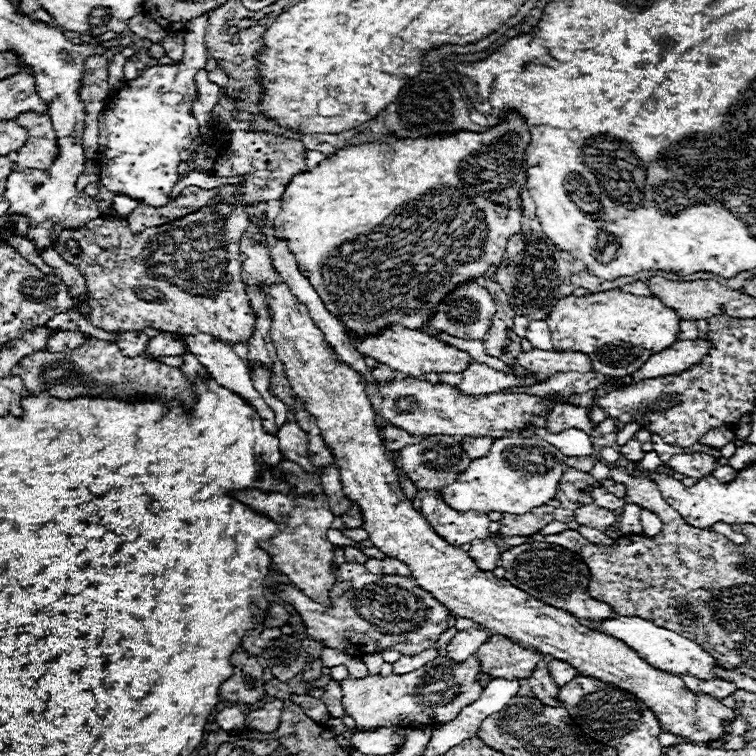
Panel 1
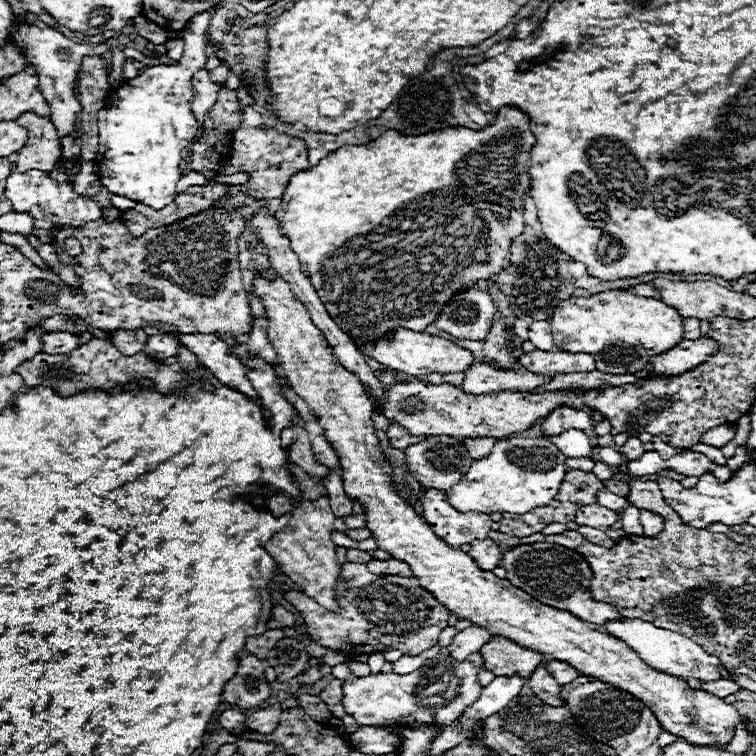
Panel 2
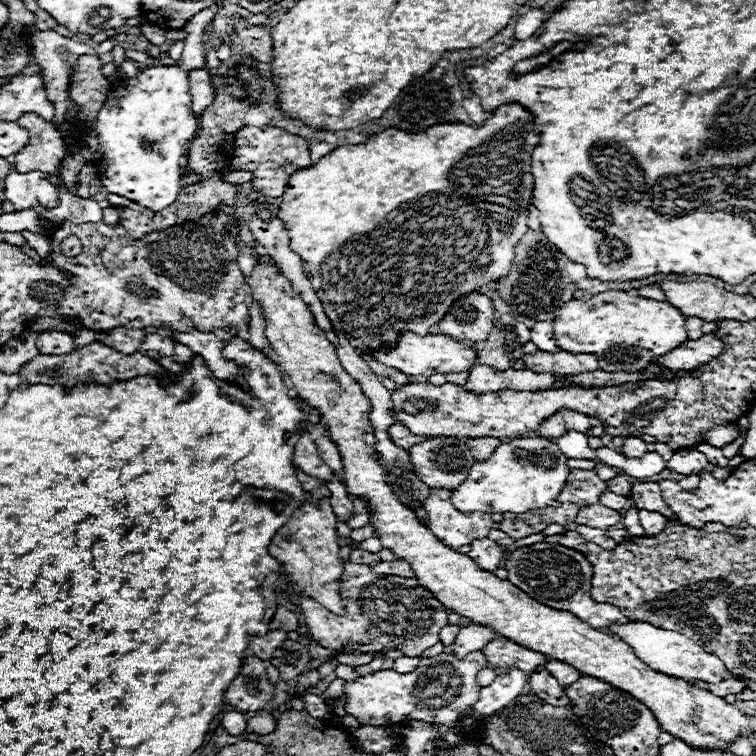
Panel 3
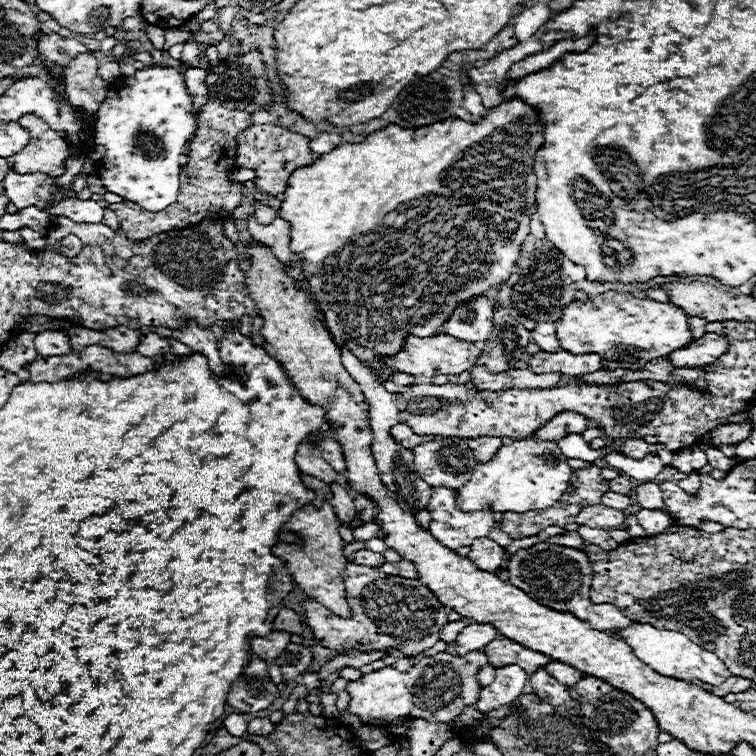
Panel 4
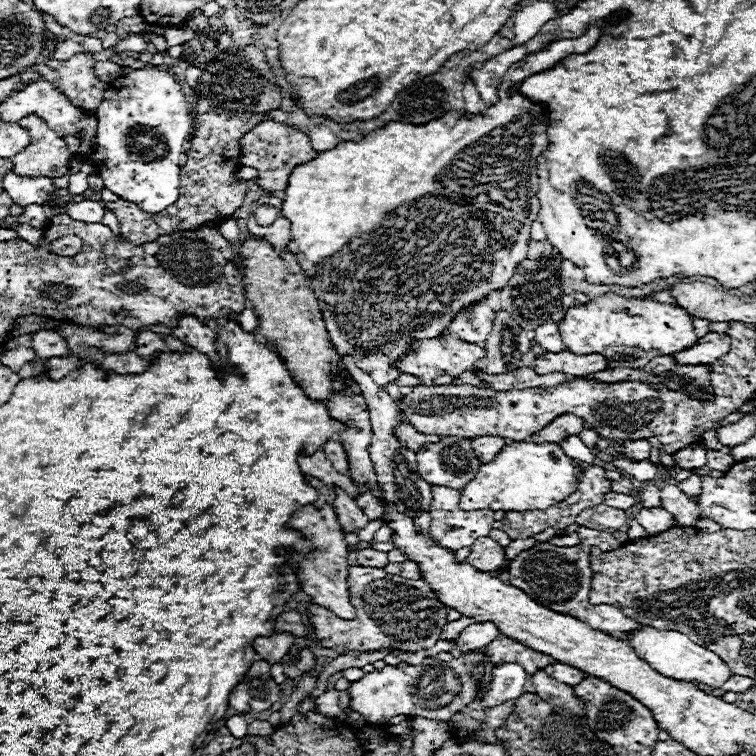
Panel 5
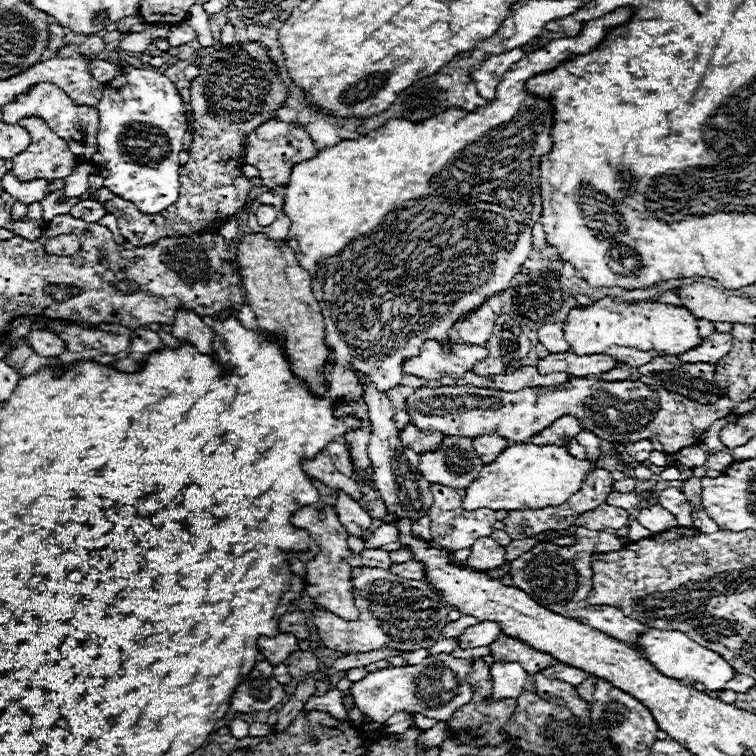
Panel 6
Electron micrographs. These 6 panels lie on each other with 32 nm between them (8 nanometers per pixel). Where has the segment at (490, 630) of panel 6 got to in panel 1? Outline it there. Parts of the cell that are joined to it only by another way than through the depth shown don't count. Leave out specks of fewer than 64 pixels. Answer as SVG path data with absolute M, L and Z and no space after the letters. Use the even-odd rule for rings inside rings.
M468 628L468 630L462 630L462 632L456 632L456 636L452 638L452 642L446 646L448 650L448 656L452 660L466 660L468 656L476 654L478 648L490 638L490 634L482 628Z

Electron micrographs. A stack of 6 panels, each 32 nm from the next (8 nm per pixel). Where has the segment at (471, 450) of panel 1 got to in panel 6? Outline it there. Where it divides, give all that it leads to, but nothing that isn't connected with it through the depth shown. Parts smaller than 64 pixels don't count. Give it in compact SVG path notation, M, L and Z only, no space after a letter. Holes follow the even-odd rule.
M486 434L486 436L478 436L472 440L474 450L478 452L478 456L482 458L484 464L490 464L498 458L498 454L508 448L508 440L496 436L496 434Z

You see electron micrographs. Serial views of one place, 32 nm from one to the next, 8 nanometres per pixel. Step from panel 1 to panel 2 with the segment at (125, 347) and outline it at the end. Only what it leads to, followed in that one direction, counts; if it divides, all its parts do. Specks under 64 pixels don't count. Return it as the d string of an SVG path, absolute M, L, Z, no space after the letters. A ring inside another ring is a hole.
M114 330L108 338L110 344L114 344L120 352L126 352L126 356L134 356L134 352L142 352L144 342L148 336L144 330Z

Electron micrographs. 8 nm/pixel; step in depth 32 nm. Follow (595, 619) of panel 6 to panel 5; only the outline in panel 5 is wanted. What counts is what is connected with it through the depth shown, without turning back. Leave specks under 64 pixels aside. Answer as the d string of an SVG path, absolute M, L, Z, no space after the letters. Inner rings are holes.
M584 526L578 528L578 538L580 538L578 546L554 546L550 542L538 542L534 548L518 554L514 560L508 562L510 582L512 586L524 590L538 604L554 612L570 614L586 622L594 630L610 634L612 638L618 638L618 640L628 640L628 632L640 628L642 626L640 622L630 620L628 616L622 614L621 610L610 604L592 606L588 602L588 592L592 588L592 568L590 568L592 546L598 546L602 552L610 552L610 550L620 548L622 544L606 530L590 530Z

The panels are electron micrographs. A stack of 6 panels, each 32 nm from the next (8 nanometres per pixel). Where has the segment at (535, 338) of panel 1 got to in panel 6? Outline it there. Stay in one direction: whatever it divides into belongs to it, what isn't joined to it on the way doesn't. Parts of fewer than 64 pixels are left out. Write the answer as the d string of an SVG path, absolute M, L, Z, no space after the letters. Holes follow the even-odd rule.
M546 324L546 326L542 326L542 328L538 330L538 340L540 340L540 344L544 344L552 354L568 352L568 350L570 350L570 344L566 342L560 324Z

